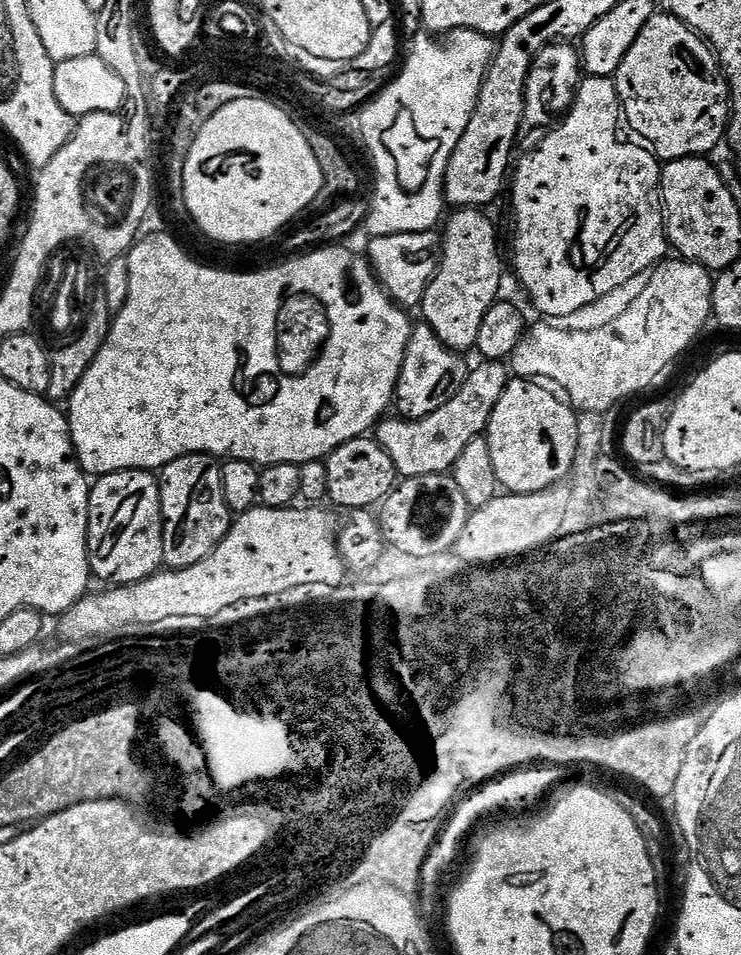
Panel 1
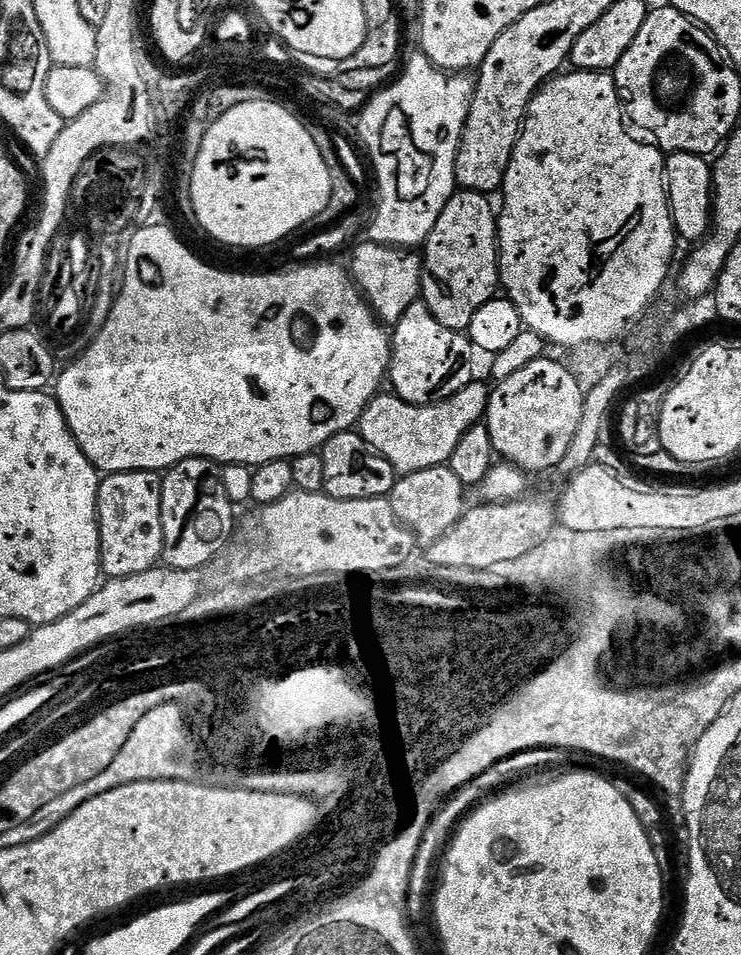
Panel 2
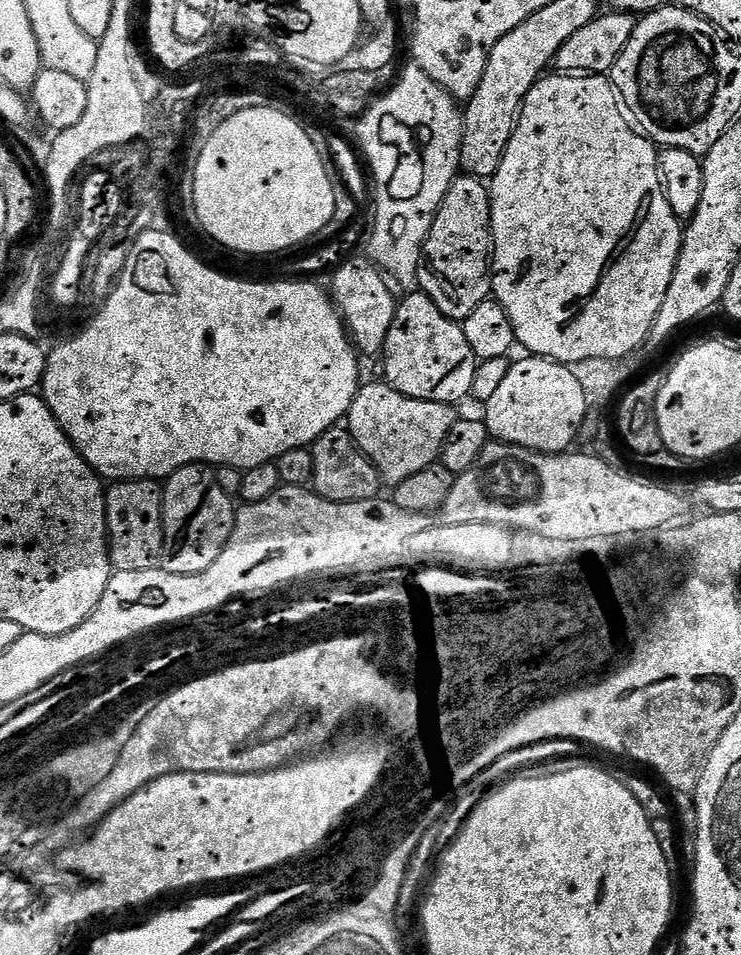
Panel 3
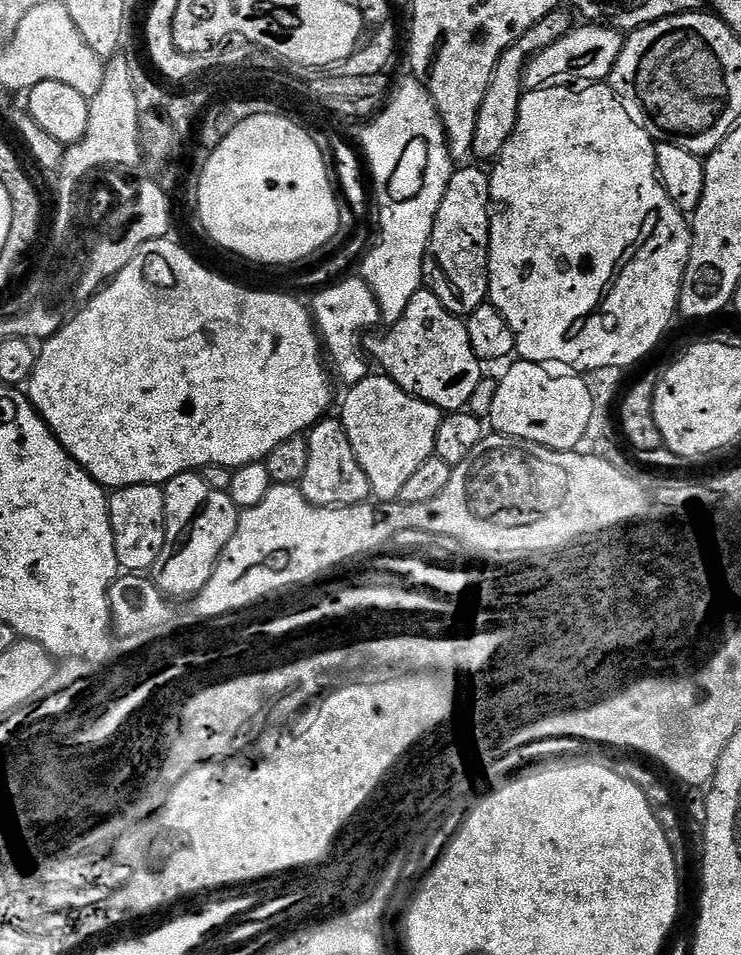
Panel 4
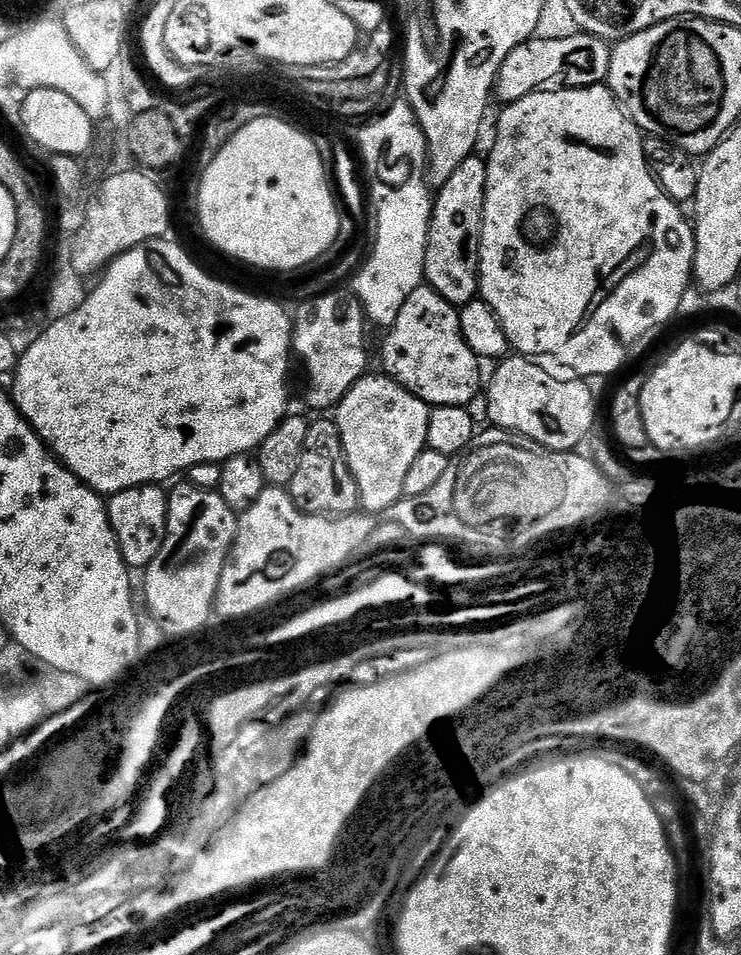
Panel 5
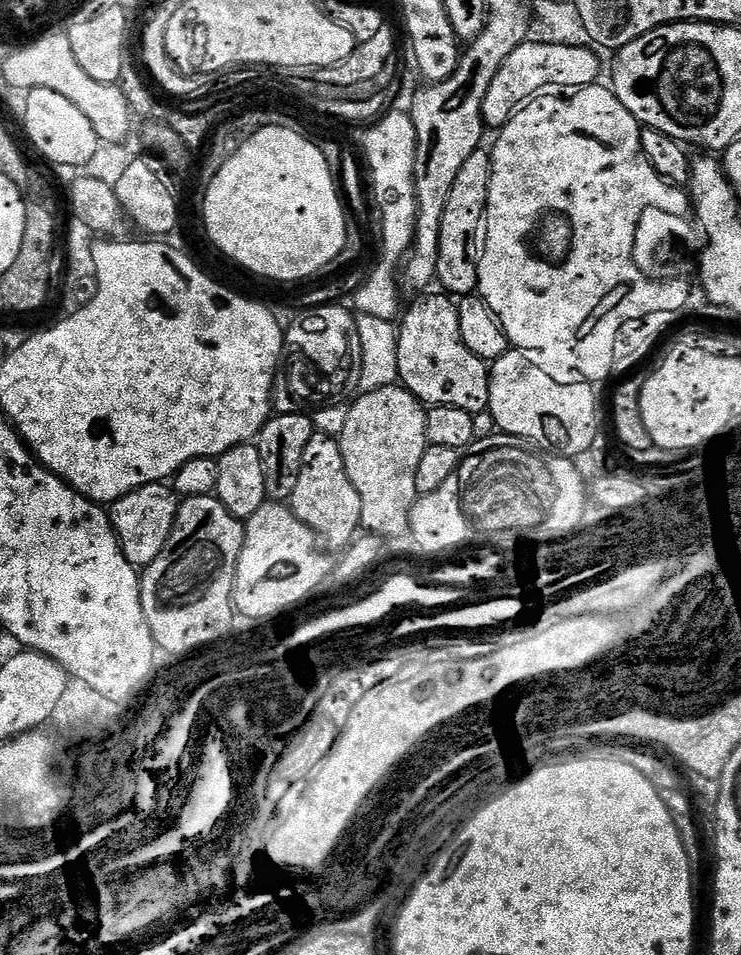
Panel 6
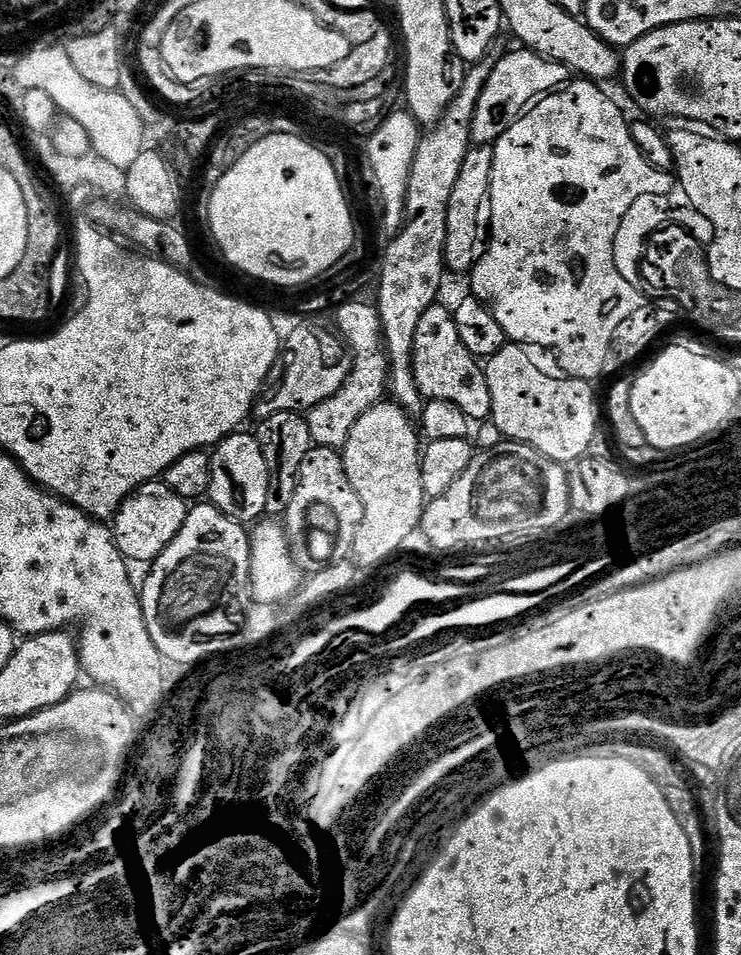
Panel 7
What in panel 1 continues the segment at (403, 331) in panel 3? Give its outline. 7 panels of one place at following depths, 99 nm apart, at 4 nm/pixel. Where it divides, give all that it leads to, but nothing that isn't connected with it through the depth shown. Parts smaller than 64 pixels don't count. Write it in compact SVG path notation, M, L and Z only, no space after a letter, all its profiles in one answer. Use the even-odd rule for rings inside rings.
M417 323L410 334L402 370L396 383L394 408L400 411L397 413L406 420L421 420L426 418L426 414L434 414L438 406L446 406L446 402L450 402L450 398L458 394L462 382L470 371L469 365L464 365L464 359L461 353L447 348L442 338L434 334L430 325Z

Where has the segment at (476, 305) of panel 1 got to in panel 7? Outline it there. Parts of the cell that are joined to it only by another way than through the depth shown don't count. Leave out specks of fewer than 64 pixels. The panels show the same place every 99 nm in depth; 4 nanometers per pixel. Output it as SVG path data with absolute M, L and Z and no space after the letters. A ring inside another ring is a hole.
M478 144L469 147L466 158L462 162L462 170L458 170L458 182L454 182L454 194L450 194L450 206L446 218L446 246L444 262L449 269L456 272L471 273L483 256L488 253L488 241L492 231L492 211L490 210L490 182L494 170L493 145Z

